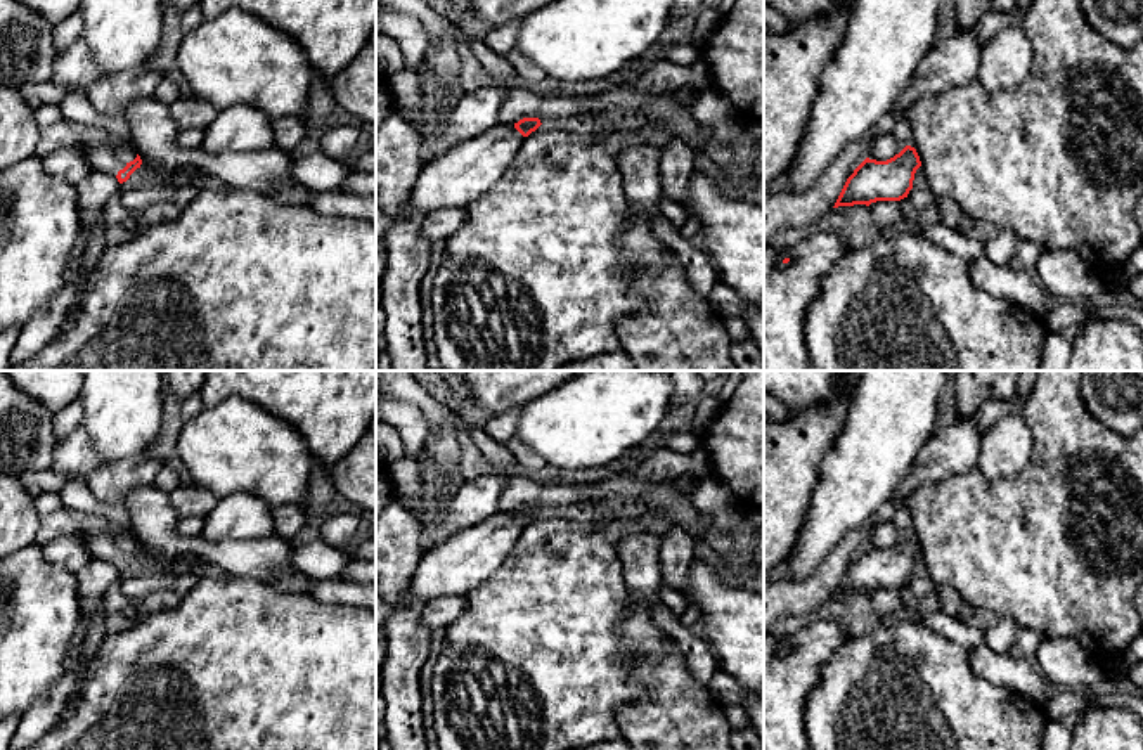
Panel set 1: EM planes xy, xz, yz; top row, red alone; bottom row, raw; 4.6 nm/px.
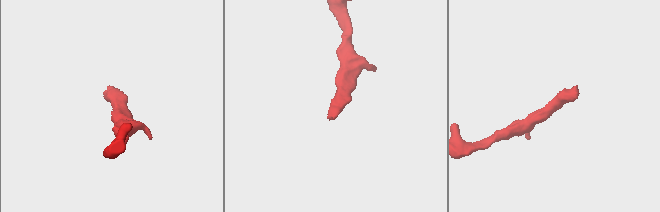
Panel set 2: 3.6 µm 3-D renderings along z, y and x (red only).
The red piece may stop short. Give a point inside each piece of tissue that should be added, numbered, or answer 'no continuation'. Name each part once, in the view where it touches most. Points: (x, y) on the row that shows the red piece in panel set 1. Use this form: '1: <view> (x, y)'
1: xy (109, 156)

